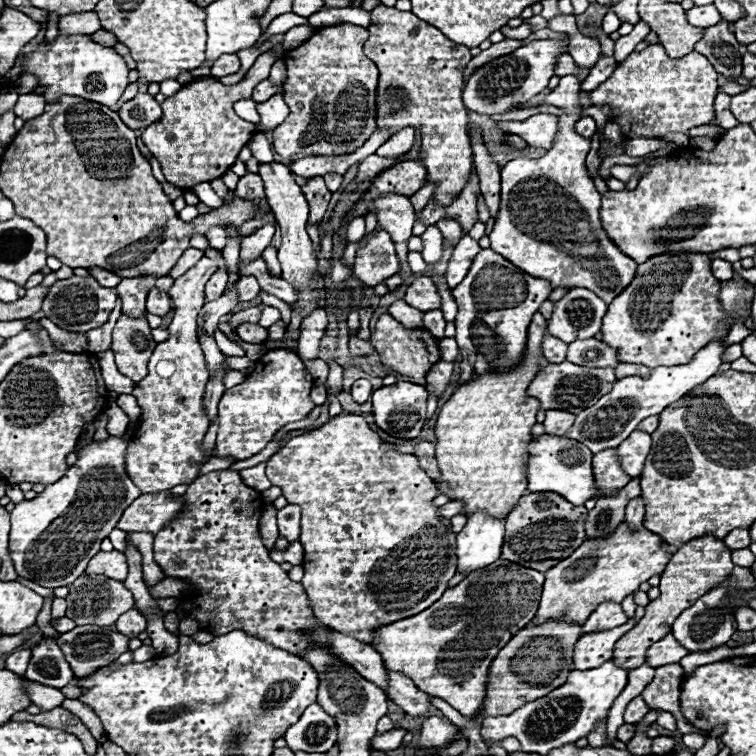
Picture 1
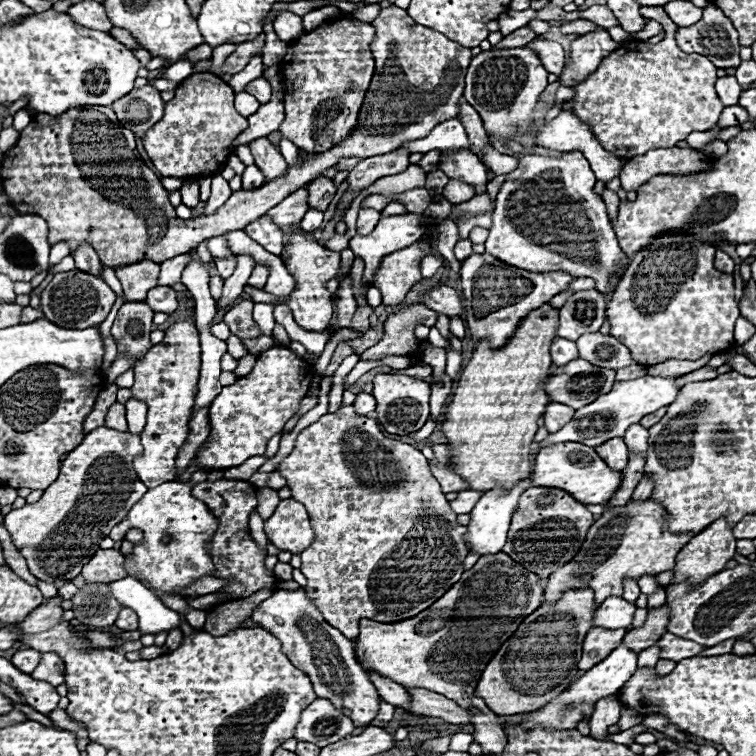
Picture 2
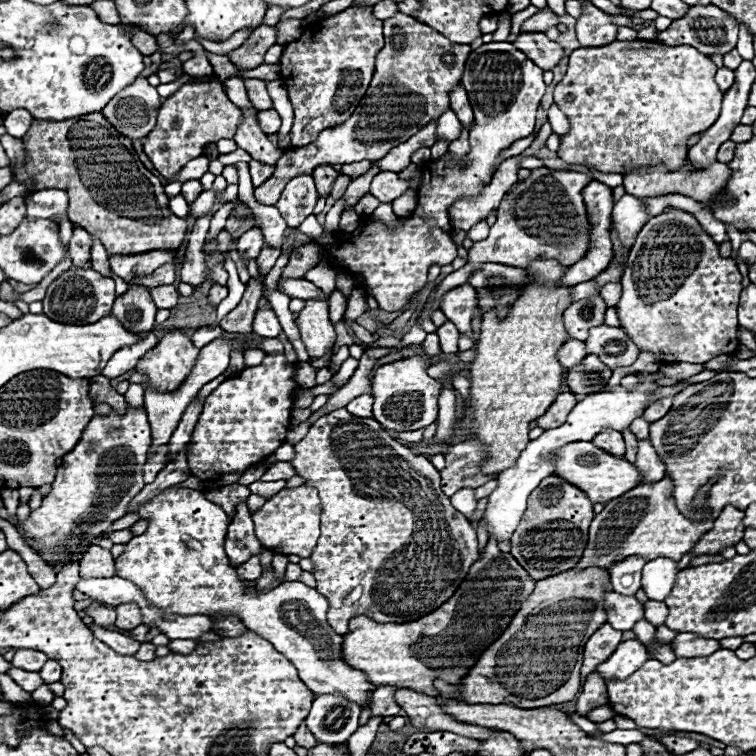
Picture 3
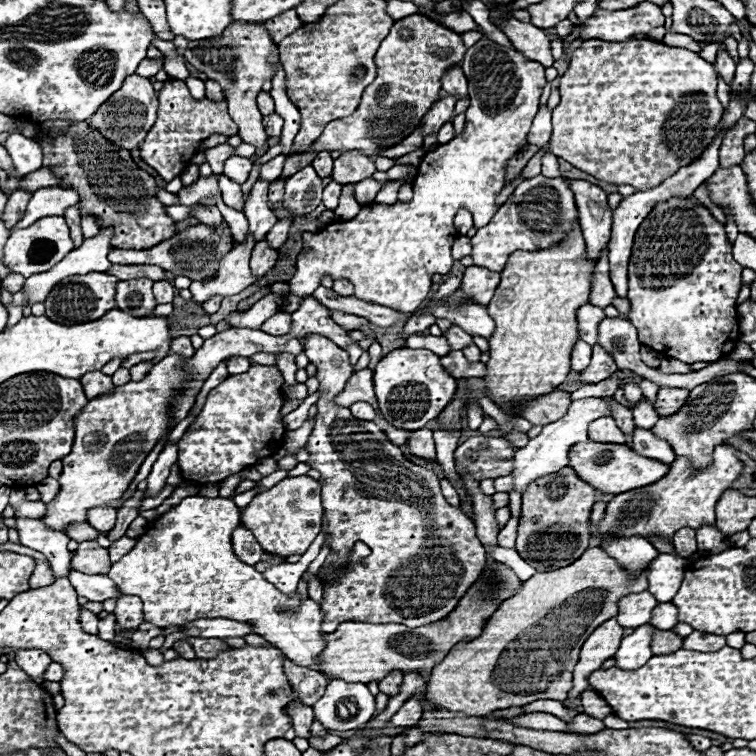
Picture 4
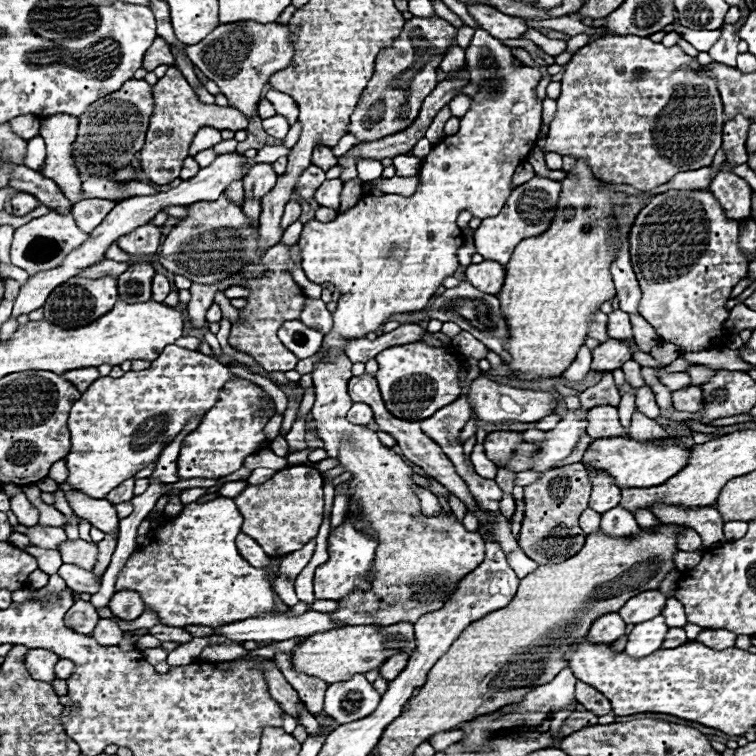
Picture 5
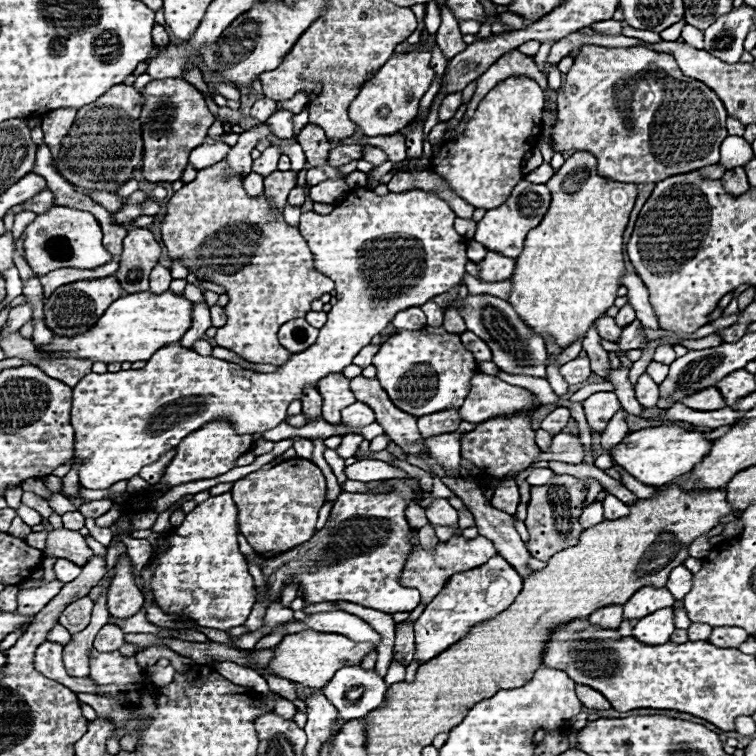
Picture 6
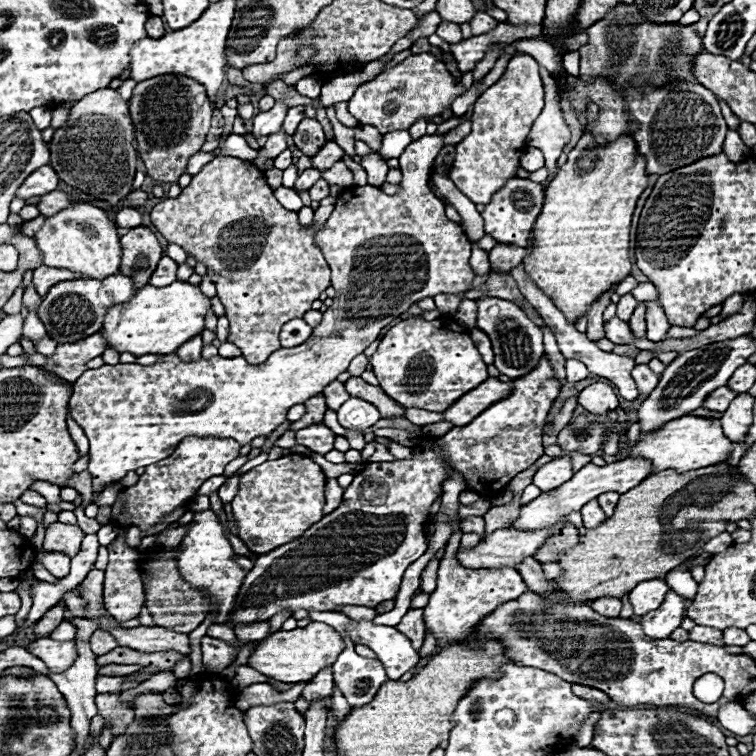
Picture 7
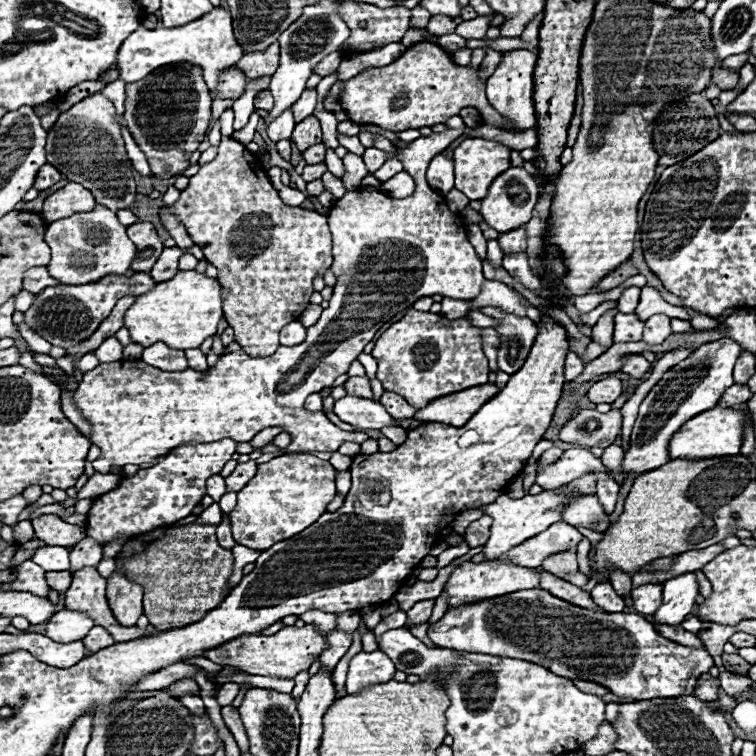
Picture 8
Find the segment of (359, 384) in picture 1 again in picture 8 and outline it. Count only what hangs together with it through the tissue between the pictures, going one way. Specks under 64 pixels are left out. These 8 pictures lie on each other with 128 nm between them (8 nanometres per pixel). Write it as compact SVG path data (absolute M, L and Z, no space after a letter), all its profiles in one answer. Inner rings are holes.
M344 396L336 400L334 412L342 422L360 430L380 430L384 426L394 426L394 418L384 410L384 406L368 398Z

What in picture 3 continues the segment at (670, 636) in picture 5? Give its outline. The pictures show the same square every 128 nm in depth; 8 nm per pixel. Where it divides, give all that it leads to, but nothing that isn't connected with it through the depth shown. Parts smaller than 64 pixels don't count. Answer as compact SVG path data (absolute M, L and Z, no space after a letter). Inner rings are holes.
M646 618L638 620L638 622L634 624L634 628L632 628L632 632L636 634L636 638L638 638L642 644L652 644L652 640L654 640L654 630L656 630L656 626L652 626ZM662 644L662 646L654 646L654 658L658 658L660 662L674 662L674 652L672 652L672 648L670 648L670 644Z

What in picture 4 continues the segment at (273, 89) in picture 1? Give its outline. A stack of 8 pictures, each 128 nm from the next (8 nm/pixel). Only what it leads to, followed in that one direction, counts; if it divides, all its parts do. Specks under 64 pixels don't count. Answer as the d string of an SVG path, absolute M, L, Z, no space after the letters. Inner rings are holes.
M262 92L262 94L258 94L256 102L258 102L258 108L260 108L260 112L262 112L264 116L274 112L274 100L272 100L272 96L270 96L268 92Z

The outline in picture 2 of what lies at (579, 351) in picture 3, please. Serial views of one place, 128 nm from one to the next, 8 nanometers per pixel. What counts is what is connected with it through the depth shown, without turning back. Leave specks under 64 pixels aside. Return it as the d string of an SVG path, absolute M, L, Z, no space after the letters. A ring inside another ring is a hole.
M556 338L556 340L550 344L550 354L552 354L552 362L554 362L556 366L564 366L566 362L578 358L576 344L570 342L570 340L564 340L564 338Z

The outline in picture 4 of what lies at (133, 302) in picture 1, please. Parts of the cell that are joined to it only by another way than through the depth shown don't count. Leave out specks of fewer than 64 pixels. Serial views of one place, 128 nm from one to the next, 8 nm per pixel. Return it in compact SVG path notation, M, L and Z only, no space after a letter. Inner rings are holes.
M198 224L198 226L192 226L188 230L178 232L170 240L164 240L158 246L148 248L148 250L112 250L108 254L108 260L112 264L128 264L128 266L156 264L156 266L162 266L168 272L174 272L176 276L188 276L192 280L202 280L202 278L216 272L218 260L222 256L226 256L232 250L232 246L234 246L234 240L232 240L230 230L220 232L220 230L214 230L206 224Z

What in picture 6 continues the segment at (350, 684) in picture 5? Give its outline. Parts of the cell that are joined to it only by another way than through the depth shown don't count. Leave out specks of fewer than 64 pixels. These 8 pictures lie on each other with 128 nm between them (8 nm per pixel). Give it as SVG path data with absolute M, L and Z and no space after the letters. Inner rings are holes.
M360 666L340 668L328 686L322 690L344 720L364 718L384 702L388 686L376 672L366 672Z

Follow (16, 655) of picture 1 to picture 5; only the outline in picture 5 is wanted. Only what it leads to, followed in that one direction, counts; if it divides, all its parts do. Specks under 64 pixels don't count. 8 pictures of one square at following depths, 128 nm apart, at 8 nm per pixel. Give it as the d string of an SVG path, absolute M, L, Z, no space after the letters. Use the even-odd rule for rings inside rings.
M30 648L24 656L24 664L30 672L30 676L34 680L42 680L42 682L52 682L54 676L54 666L58 662L58 656L50 650L42 650L42 648Z

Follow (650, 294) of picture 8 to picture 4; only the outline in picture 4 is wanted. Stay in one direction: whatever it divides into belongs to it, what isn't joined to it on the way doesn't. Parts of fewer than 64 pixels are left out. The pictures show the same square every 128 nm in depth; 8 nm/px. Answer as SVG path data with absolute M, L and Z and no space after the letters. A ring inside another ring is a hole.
M592 346L592 360L586 370L580 372L582 384L596 384L600 380L606 380L610 374L614 374L618 368L610 354L606 354L600 346Z

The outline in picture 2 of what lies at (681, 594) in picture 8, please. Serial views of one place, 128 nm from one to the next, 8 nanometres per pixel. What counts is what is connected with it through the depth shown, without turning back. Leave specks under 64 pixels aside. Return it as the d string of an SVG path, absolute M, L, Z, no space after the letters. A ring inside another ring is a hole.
M620 644L616 650L612 650L612 654L608 658L604 658L600 664L592 666L590 670L586 670L580 678L576 678L568 690L564 690L558 698L550 700L546 706L540 706L534 712L526 712L522 720L518 720L518 724L526 730L532 730L536 726L540 728L554 728L554 730L572 730L578 728L580 720L590 718L594 712L594 706L598 700L616 694L626 682L628 678L636 672L636 654L632 650L628 650L624 644Z

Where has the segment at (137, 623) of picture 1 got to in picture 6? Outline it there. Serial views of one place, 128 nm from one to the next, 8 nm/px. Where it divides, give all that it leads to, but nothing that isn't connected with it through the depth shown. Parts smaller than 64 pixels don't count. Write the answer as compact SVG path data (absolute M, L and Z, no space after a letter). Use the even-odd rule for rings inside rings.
M118 558L116 576L108 588L108 610L116 618L130 618L140 612L144 594L134 584L134 574L128 558Z

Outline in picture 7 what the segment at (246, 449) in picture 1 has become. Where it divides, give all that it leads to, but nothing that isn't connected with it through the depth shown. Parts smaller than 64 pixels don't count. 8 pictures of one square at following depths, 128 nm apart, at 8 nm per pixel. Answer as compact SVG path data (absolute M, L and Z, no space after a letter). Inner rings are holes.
M184 438L170 458L158 464L146 466L138 484L124 488L118 500L112 504L112 524L114 526L140 526L146 530L158 524L168 512L184 508L190 498L196 496L200 484L212 476L222 476L228 462L240 456L240 442L230 438Z

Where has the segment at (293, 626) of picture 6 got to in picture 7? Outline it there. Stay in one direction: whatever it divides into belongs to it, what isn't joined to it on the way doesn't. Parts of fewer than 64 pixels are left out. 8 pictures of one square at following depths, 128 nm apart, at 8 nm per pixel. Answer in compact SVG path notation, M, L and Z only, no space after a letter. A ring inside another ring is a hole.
M352 620L346 626L346 634L354 644L364 644L376 652L390 680L400 680L418 662L418 652L410 640L392 626L380 626L372 620Z

